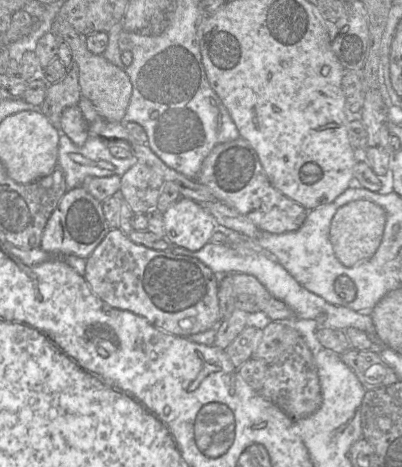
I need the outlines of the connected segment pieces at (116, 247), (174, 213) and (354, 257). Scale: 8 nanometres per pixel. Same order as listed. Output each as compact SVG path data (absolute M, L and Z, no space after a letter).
M118 227L112 228L86 259L83 276L92 292L107 304L141 316L155 327L177 336L188 337L204 332L215 328L222 320L218 300L218 274L195 257L136 244Z
M180 197L164 213L165 238L173 245L197 251L207 244L218 225L198 202Z
M369 200L351 201L335 213L330 226L330 240L334 253L346 267L370 259L381 244L386 224L386 211Z

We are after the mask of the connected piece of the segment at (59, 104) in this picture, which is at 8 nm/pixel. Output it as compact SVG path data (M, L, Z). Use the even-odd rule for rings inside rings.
M73 63L61 81L48 85L44 102L39 106L39 110L59 129L64 109L77 105L81 96L79 69Z

